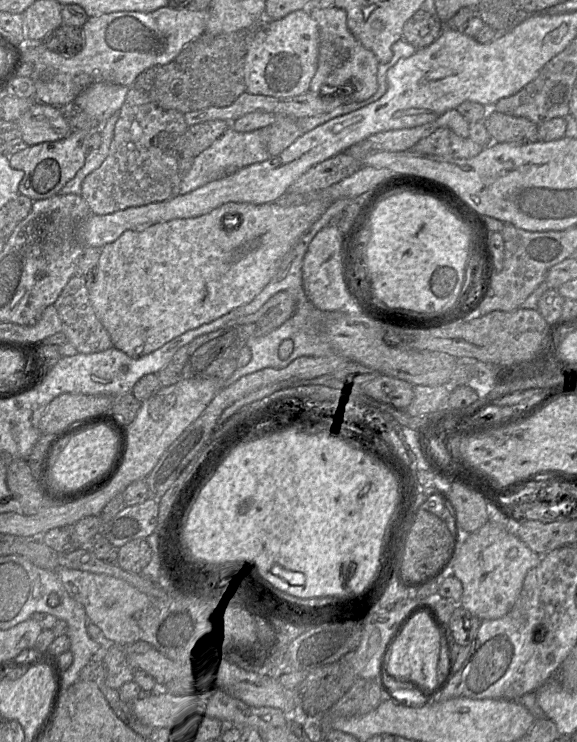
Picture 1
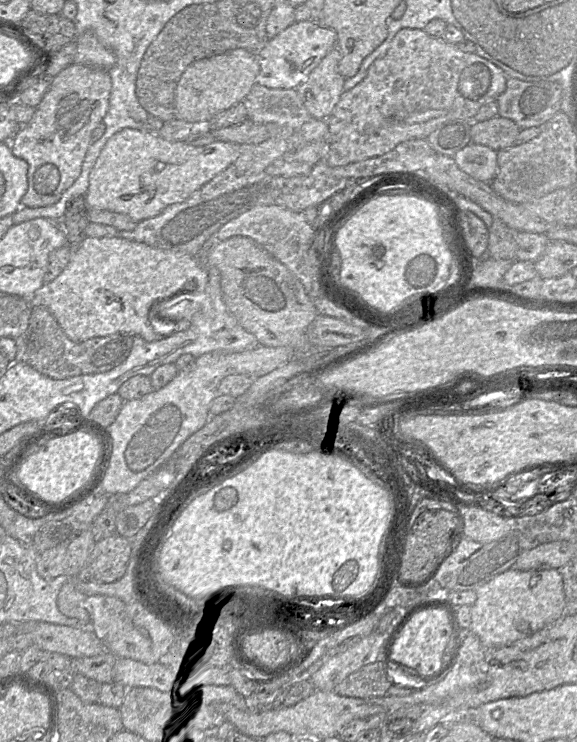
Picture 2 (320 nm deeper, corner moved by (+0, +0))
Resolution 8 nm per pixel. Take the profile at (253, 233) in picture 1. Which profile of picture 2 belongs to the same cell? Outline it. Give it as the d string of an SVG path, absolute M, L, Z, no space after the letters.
M85 237L78 245L71 246L70 260L65 269L53 281L43 284L35 291L30 305L48 308L67 337L74 342L115 333L139 335L144 340L153 342L190 327L191 321L188 319L195 313L190 311L179 321L162 319L156 313L155 303L177 295L191 282L195 283L196 289L186 294L194 297L196 293L204 292L208 282L208 272L201 266L199 257L155 248L121 237Z

